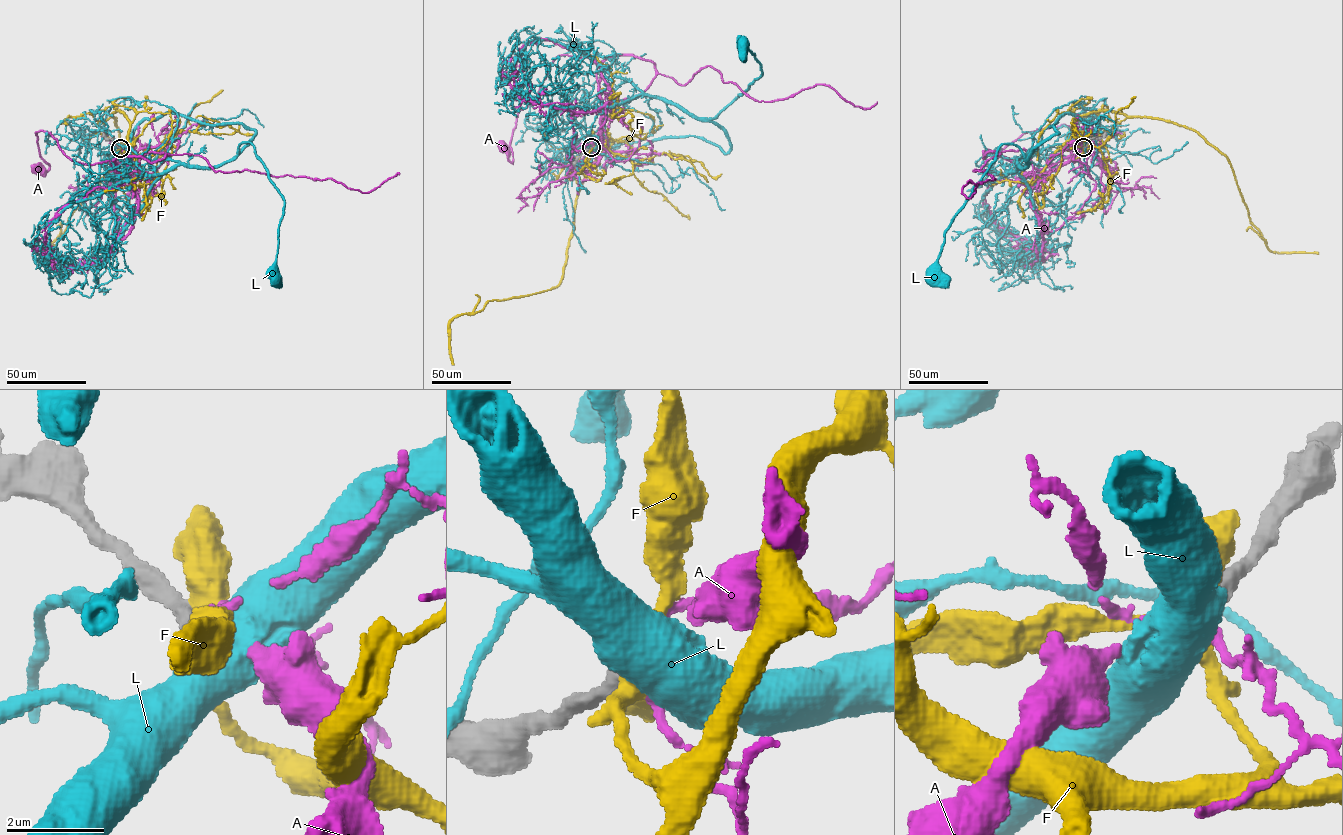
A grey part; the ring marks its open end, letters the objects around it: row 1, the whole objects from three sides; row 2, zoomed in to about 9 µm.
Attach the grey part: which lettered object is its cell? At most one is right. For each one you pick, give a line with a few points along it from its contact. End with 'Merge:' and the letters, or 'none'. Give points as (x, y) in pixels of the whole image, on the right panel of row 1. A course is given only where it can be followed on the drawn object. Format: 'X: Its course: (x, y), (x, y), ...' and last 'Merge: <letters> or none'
A: Its course: (1083, 147), (1090, 152), (1036, 176), (995, 156), (1023, 134), (1067, 125), (1115, 166), (1103, 165)
Merge: A

